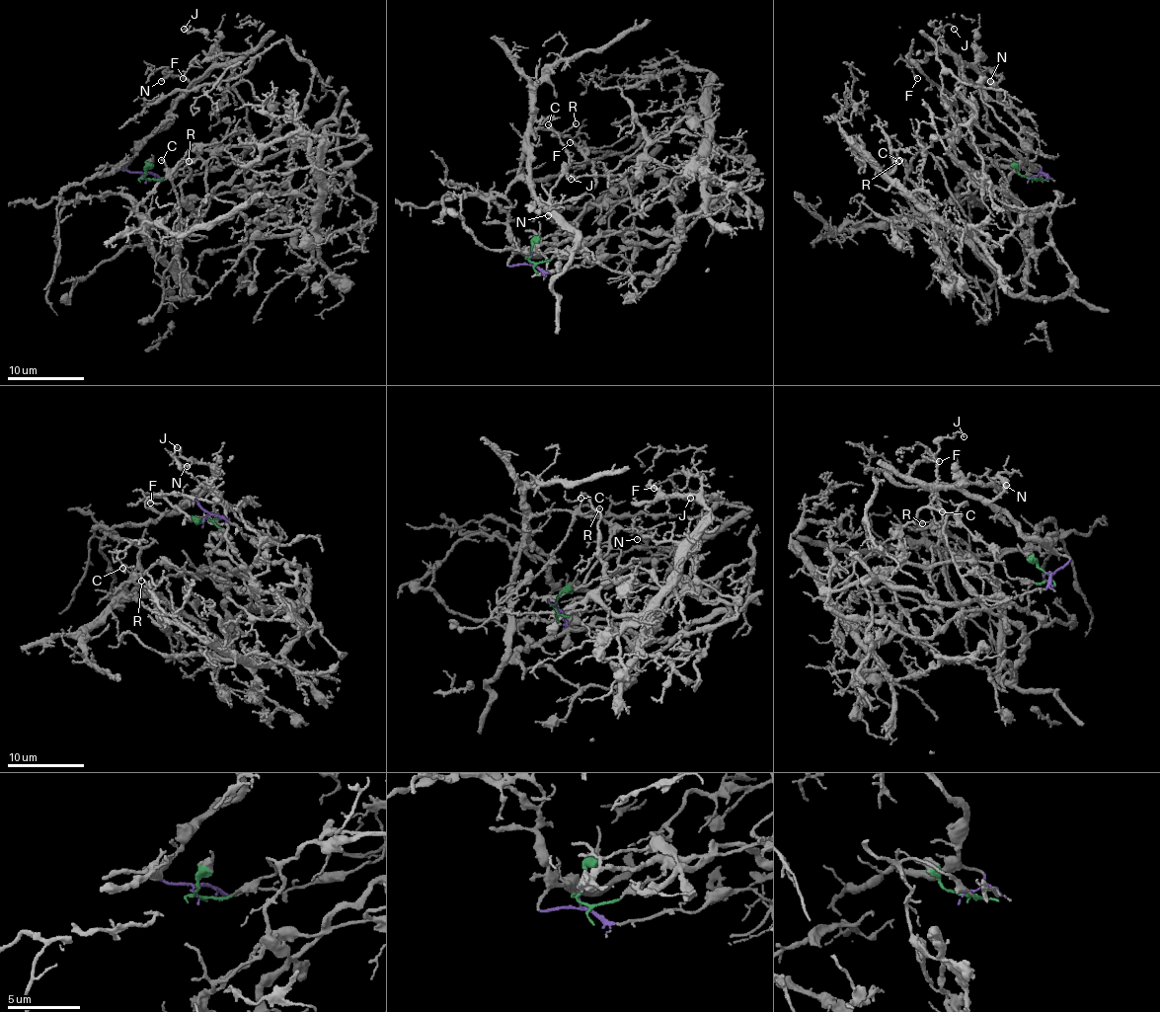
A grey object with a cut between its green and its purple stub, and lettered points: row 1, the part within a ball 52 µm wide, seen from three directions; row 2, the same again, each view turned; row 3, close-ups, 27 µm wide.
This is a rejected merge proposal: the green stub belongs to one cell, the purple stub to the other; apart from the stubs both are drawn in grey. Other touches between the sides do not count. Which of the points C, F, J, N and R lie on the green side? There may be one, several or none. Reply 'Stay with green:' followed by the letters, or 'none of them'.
Stay with green: C, R

